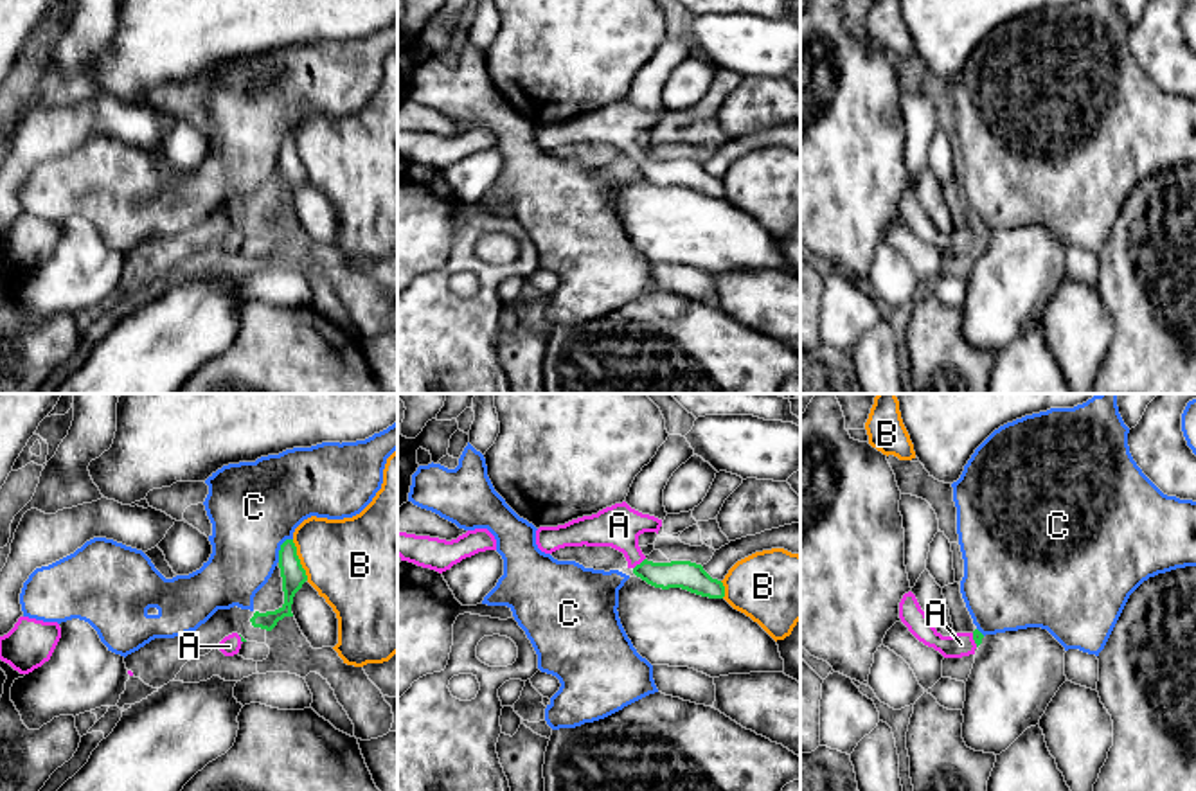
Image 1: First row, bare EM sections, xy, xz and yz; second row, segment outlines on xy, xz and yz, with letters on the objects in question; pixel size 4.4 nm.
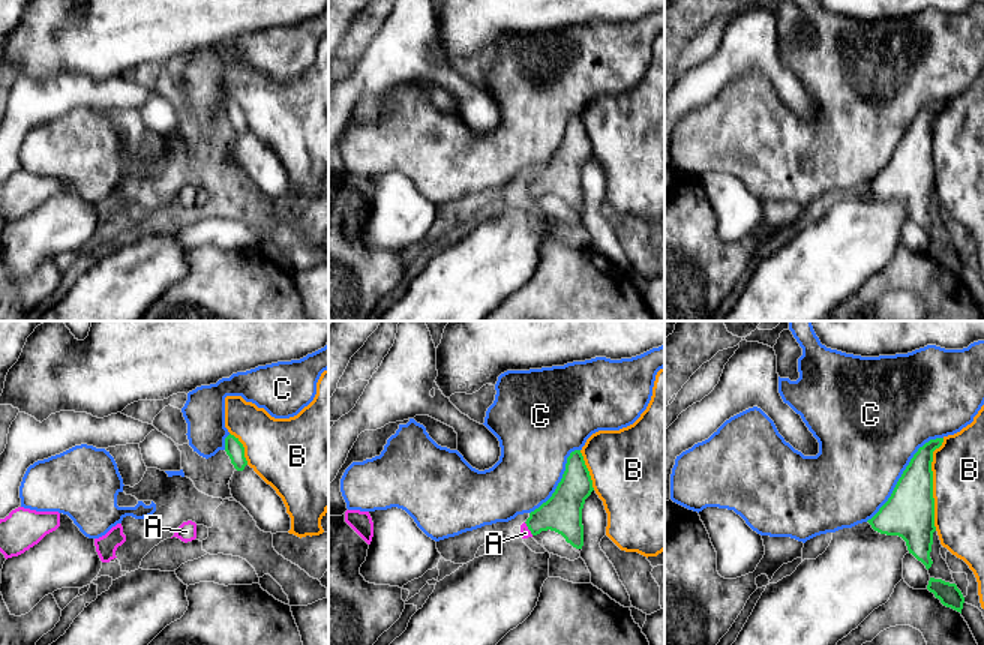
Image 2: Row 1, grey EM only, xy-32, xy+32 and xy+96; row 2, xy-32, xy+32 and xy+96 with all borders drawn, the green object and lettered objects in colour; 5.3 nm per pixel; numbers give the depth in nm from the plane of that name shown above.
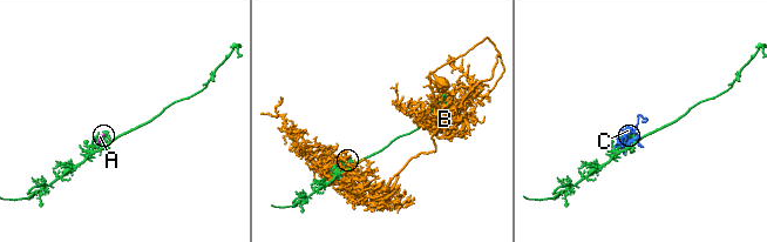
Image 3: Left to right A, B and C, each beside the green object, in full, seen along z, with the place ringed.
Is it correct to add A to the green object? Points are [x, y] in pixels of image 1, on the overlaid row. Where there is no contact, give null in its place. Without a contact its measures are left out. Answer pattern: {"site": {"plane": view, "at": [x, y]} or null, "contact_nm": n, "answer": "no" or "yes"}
{"site": {"plane": "xz", "at": [641, 563]}, "contact_nm": 80, "answer": "yes"}

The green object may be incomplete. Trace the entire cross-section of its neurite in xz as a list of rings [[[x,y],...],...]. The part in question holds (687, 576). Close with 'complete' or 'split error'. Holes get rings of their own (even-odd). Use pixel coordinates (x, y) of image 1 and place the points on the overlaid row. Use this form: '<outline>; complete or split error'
[[[626,502],[606,507],[558,527],[540,527],[536,545],[552,554],[565,547],[611,547],[624,554],[628,568],[647,584],[662,590],[682,588],[691,593],[723,599],[725,586],[712,579],[701,564],[691,561],[653,563],[638,547],[638,536],[656,532],[662,520],[631,509]]]; split error

